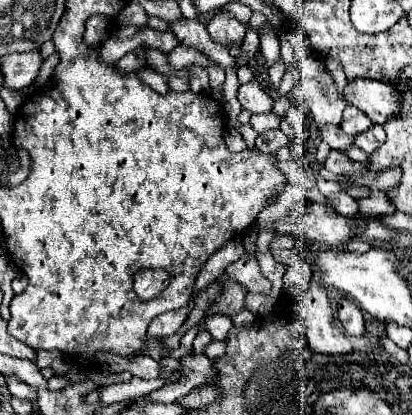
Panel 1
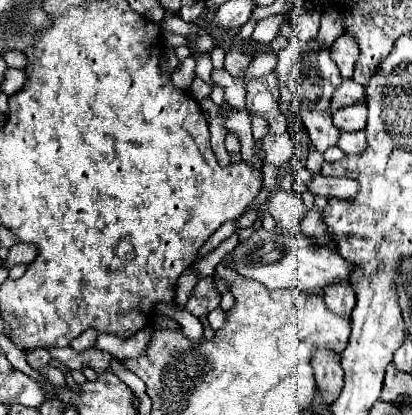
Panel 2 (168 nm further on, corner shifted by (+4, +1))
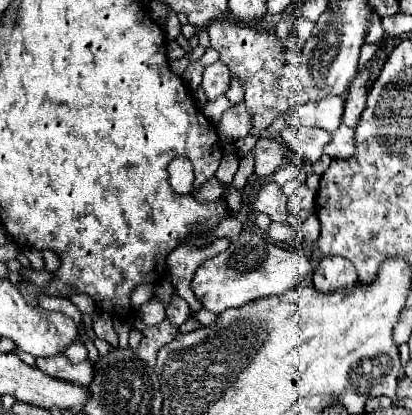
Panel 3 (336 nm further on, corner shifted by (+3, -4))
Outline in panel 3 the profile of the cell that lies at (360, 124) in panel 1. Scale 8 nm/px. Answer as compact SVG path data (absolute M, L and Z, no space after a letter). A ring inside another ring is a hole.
M363 68L355 80L349 86L349 94L347 94L347 104L345 104L345 112L343 112L343 122L349 128L355 128L359 122L361 112L365 110L367 104L367 86L371 80L371 70Z

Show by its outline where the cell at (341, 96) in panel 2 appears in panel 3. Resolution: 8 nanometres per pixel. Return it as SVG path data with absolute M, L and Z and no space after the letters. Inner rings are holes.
M325 96L323 100L307 102L291 108L287 112L287 124L293 128L315 126L315 128L333 132L341 124L343 108L345 108L345 102L339 96Z

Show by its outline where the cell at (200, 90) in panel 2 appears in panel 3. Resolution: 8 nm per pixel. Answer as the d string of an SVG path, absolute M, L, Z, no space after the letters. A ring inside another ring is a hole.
M223 96L223 98L217 98L215 102L207 102L205 108L203 108L203 114L205 114L213 124L219 124L223 112L229 110L229 108L231 108L231 102L229 102L227 96Z

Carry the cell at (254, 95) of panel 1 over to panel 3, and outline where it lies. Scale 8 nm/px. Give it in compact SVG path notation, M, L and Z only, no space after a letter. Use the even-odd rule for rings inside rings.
M221 60L205 66L201 86L205 88L209 100L215 100L215 98L223 96L229 88L229 68Z

